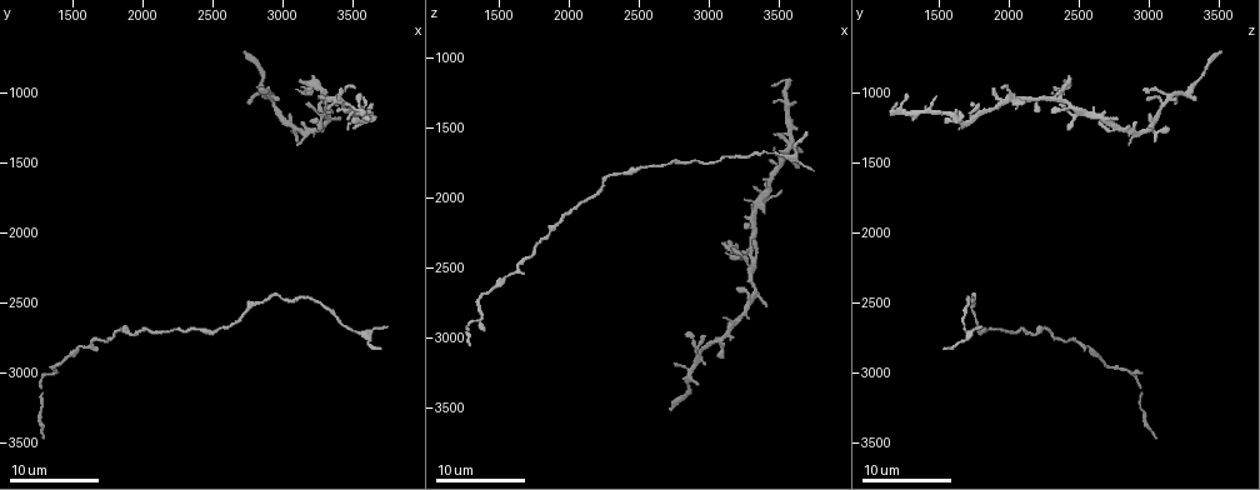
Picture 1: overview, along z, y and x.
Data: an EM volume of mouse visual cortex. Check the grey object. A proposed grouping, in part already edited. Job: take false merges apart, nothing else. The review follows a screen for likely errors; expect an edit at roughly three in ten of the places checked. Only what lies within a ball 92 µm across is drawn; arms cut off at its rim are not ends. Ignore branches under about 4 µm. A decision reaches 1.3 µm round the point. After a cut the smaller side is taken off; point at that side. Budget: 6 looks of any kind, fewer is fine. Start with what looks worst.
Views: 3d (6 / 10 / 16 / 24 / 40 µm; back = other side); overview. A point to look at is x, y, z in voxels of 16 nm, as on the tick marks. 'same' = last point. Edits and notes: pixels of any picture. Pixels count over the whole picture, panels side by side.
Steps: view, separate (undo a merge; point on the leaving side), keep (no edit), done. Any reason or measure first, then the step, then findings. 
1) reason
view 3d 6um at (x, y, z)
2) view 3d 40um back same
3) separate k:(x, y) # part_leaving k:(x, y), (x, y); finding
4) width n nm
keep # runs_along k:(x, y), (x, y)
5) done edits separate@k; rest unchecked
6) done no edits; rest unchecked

side arm on a straight run
view 3d 6um at (1380, 3000, 2840)

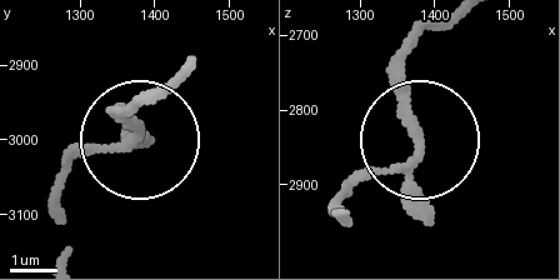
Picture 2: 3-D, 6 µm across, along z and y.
arms 3
keep # runs_along 2:(436, 23), (400, 78), (413, 154), (333, 205); continuous, no second neuron

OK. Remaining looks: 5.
small branch off a trunk
view 3d 10um at (3300, 1140, 2500)

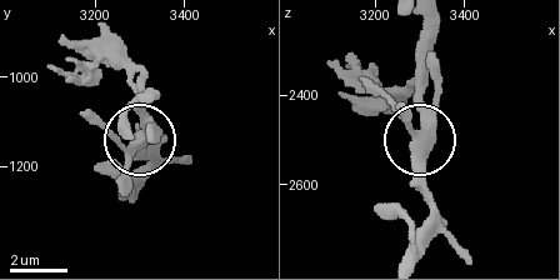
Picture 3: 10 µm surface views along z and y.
width 370 nm
keep # all the same neuron

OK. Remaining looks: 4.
four arms meet
view 3d 10um at (2920, 1020, 3140)

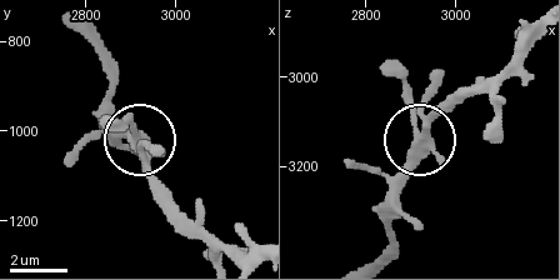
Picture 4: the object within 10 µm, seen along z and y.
view 3d 6um same

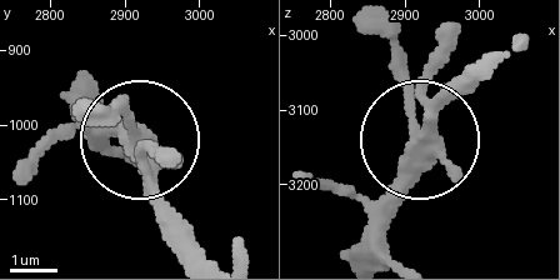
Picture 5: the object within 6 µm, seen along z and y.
keep # runs_along 5:(493, 69), (421, 133), (398, 25); all the same neuron

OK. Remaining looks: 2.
done no edits; rest unchecked

